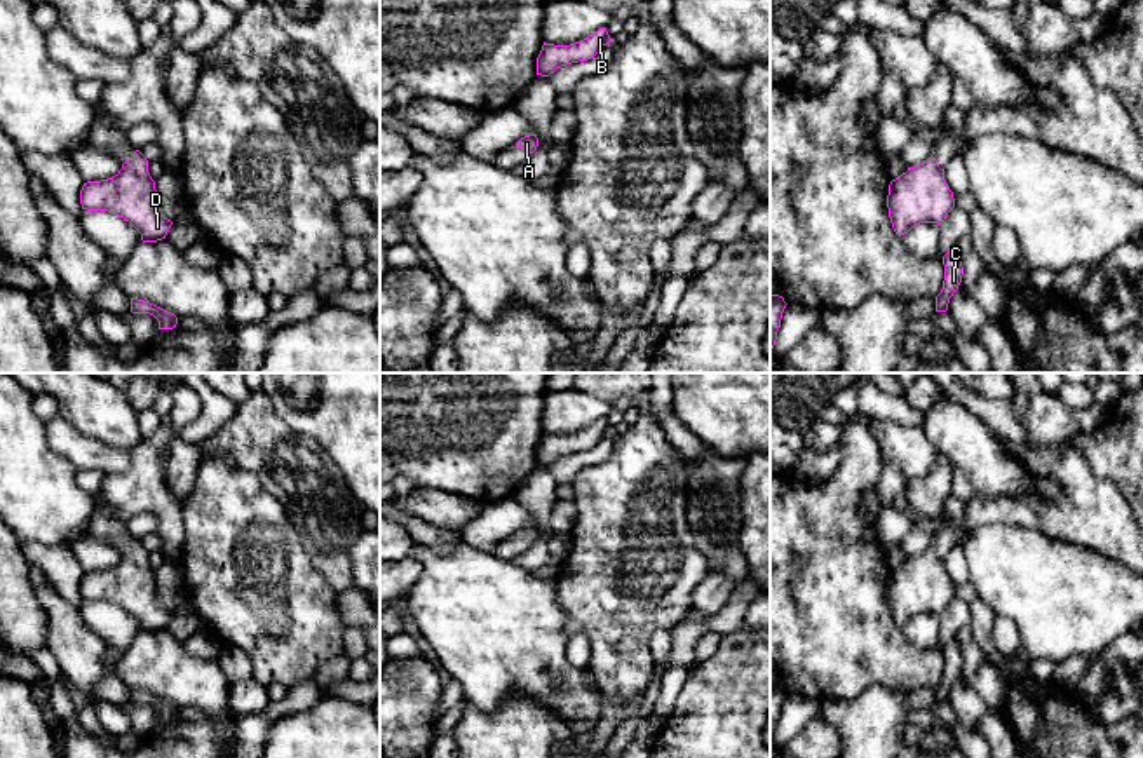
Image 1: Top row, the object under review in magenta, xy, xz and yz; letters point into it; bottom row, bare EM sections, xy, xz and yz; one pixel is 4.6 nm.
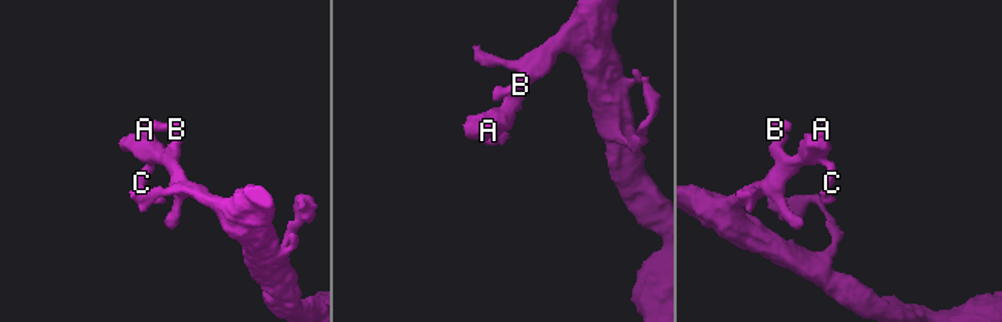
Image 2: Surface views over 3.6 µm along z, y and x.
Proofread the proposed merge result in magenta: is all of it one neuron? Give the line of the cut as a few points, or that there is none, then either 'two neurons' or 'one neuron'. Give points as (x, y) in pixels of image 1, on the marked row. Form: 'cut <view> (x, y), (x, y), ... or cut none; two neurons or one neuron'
cut none; one neuron

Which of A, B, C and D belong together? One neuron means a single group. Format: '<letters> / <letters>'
A B C D

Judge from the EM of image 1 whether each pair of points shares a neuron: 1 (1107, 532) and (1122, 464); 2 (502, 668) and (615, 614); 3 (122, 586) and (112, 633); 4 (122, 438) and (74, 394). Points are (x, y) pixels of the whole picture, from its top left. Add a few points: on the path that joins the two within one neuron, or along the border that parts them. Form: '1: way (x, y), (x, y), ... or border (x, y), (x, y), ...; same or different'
1: border (1088, 460), (1089, 467), (1110, 481), (1124, 499); different
2: border (556, 598), (563, 612), (563, 633), (568, 638); different
3: border (84, 598), (122, 607), (143, 631); different
4: way (110, 426), (86, 403); same

